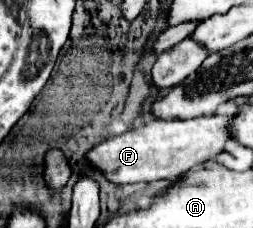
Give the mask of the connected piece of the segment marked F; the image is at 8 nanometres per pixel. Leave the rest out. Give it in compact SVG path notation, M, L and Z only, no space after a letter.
M215 114L207 118L149 122L145 126L133 128L125 134L113 136L97 144L87 154L87 158L95 168L99 168L115 184L153 182L163 178L173 180L225 150L225 144L233 140L231 120L233 120L231 114L225 114L225 116Z

